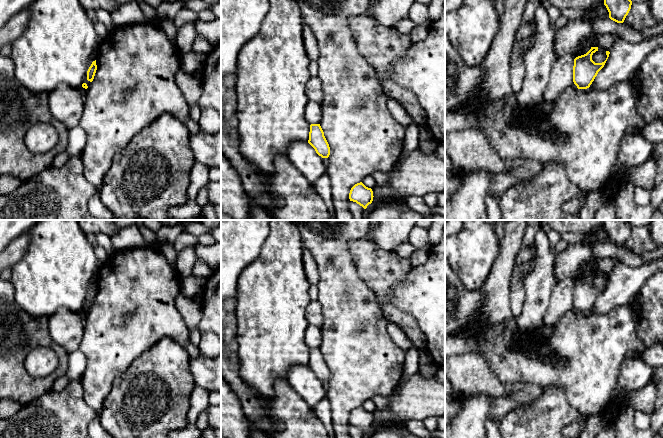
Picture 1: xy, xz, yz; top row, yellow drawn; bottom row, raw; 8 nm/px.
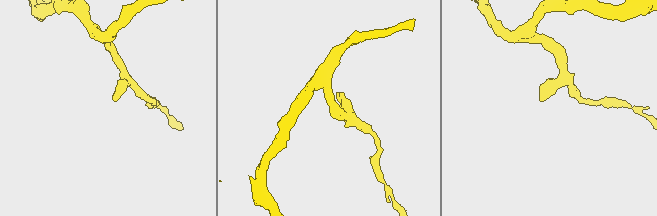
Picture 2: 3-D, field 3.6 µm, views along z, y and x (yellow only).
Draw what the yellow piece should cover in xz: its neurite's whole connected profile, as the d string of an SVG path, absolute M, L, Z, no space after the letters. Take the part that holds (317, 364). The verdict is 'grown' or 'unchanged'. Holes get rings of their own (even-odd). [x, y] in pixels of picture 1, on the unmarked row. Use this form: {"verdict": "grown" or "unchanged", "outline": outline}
{"verdict": "unchanged", "outline": "M311 348L308 367L315 373L316 377L322 382L328 382L330 371L324 360L320 348Z"}

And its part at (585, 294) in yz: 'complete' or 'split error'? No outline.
complete

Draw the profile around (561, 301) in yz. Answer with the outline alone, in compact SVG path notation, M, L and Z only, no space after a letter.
M565 279L556 283L544 315L544 323L554 324L563 314L573 308L574 281Z

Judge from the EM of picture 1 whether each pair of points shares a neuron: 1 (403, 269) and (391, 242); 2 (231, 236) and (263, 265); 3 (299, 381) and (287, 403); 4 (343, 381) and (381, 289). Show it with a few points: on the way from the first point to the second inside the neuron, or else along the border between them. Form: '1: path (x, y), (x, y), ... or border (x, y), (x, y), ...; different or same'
1: border (375, 242), (381, 248), (389, 251); different
2: border (267, 237), (259, 255), (239, 274); different
3: border (286, 379), (290, 386), (310, 407); different
4: border (362, 280), (374, 293), (386, 320); different

